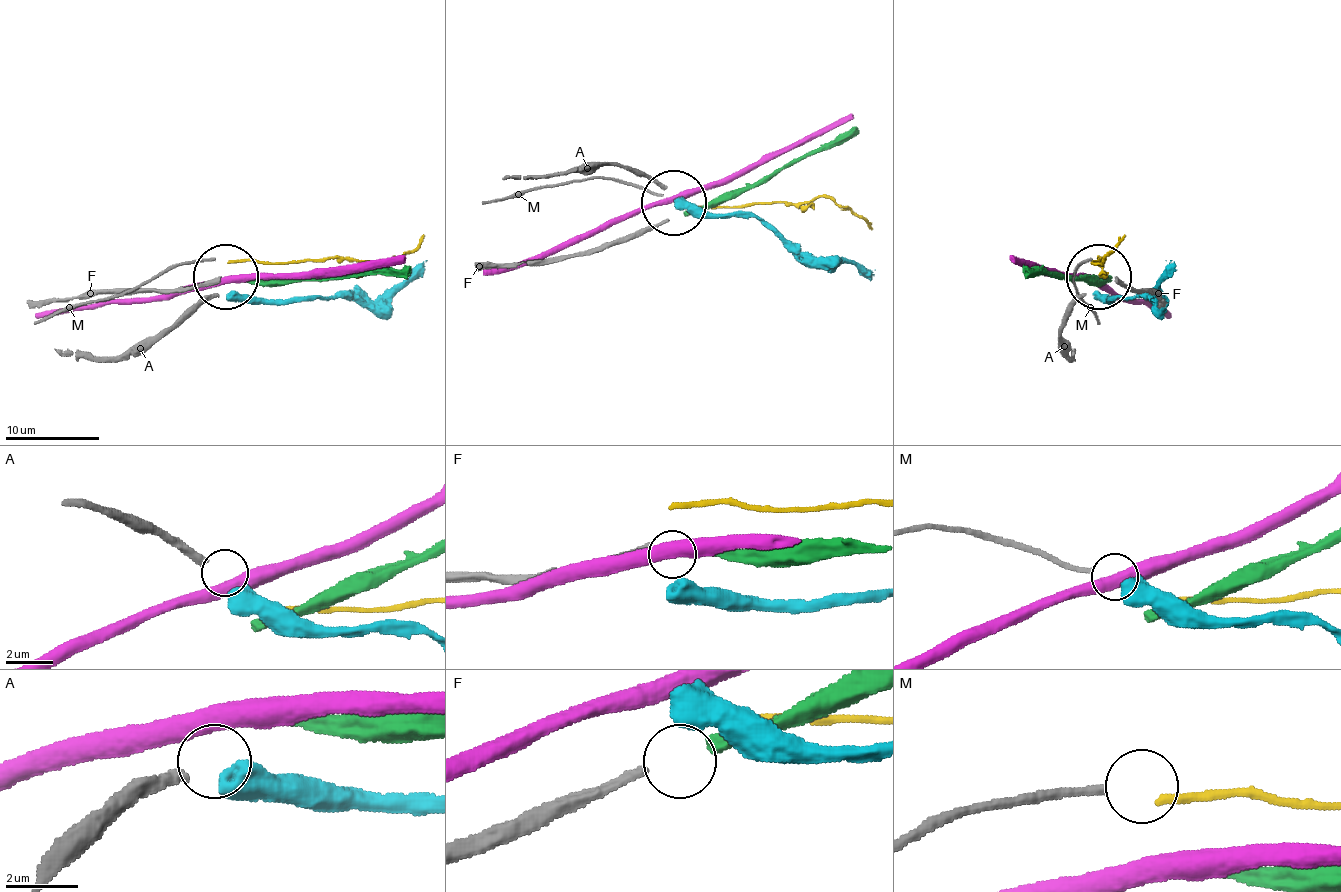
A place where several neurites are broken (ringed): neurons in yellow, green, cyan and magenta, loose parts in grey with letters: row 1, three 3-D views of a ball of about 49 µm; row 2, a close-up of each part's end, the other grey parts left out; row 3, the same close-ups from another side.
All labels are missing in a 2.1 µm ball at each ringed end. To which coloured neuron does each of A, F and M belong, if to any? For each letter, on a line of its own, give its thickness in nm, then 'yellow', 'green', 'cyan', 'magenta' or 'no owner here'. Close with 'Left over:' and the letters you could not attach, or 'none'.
A: 340 nm thick; cyan
F: 360 nm thick; green
M: 200 nm thick; no owner here
Left over: M

